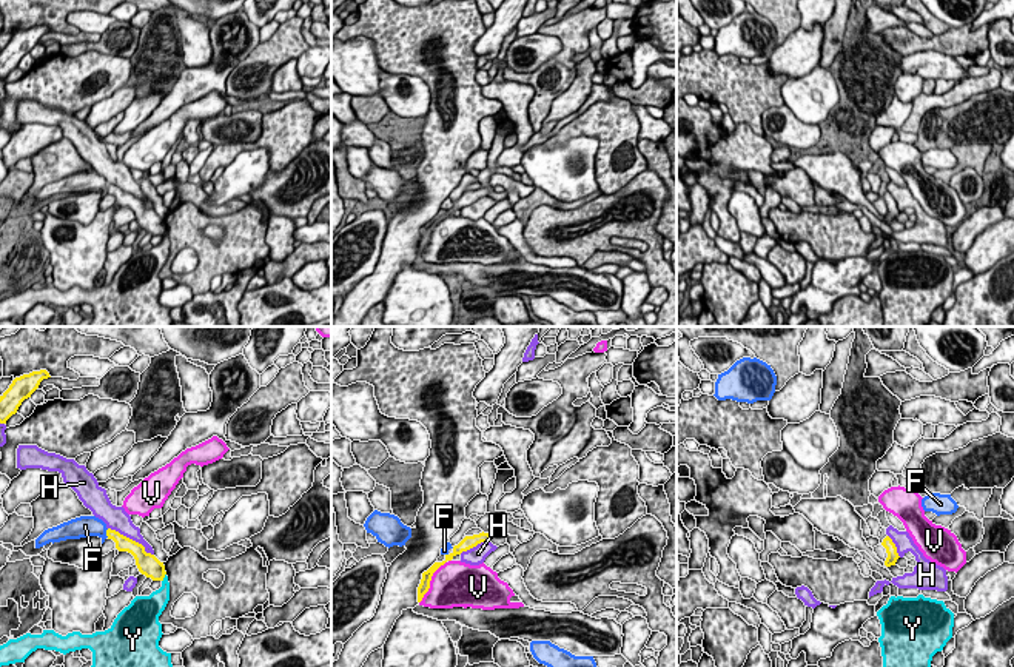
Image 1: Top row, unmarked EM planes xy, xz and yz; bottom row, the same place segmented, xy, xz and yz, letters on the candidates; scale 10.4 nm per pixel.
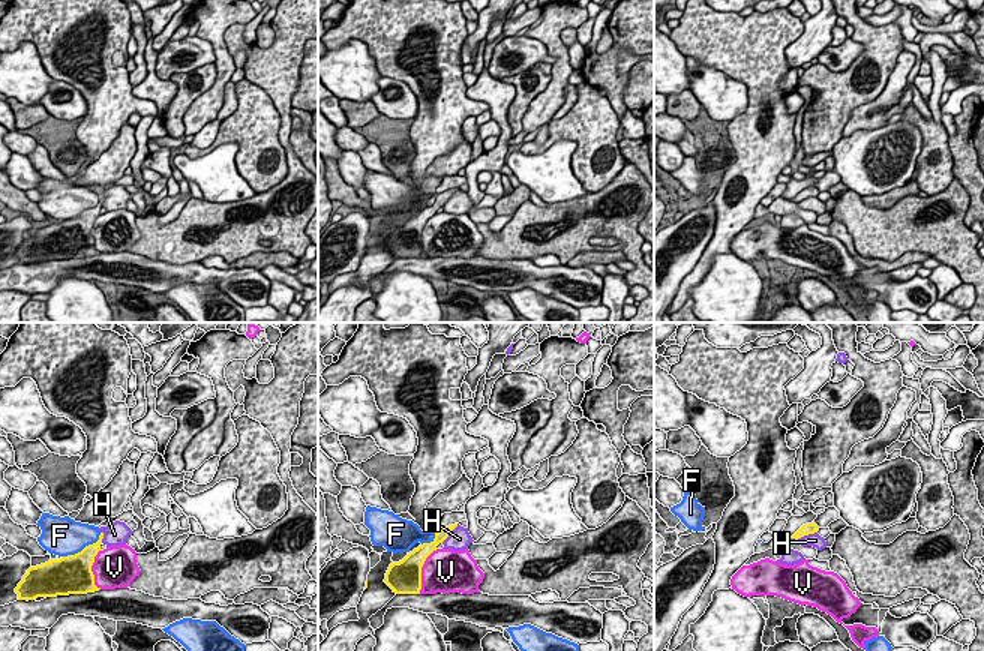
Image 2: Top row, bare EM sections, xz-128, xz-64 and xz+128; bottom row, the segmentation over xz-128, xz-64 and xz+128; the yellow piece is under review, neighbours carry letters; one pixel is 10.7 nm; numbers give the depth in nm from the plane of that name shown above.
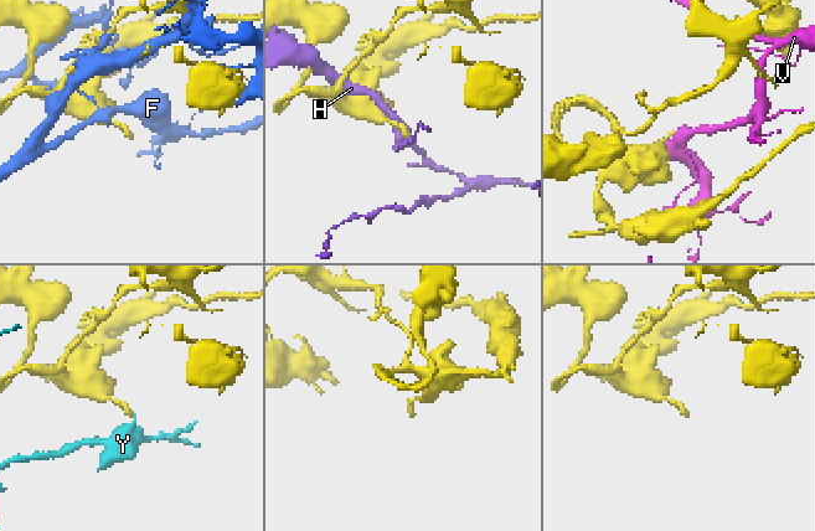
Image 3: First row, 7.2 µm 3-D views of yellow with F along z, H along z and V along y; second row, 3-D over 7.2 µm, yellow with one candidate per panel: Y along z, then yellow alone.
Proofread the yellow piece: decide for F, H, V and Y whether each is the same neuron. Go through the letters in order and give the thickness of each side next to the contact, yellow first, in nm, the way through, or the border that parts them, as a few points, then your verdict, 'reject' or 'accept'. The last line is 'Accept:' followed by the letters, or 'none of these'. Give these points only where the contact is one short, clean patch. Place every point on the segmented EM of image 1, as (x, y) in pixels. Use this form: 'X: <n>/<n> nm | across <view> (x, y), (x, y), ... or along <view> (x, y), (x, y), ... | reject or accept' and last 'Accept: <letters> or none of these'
F: 160/220 nm | reject
H: 170/220 nm | reject
V: 120/460 nm | reject
Y: 220/200 nm | along xy (165, 573), (162, 581) | reject
Accept: none of these

